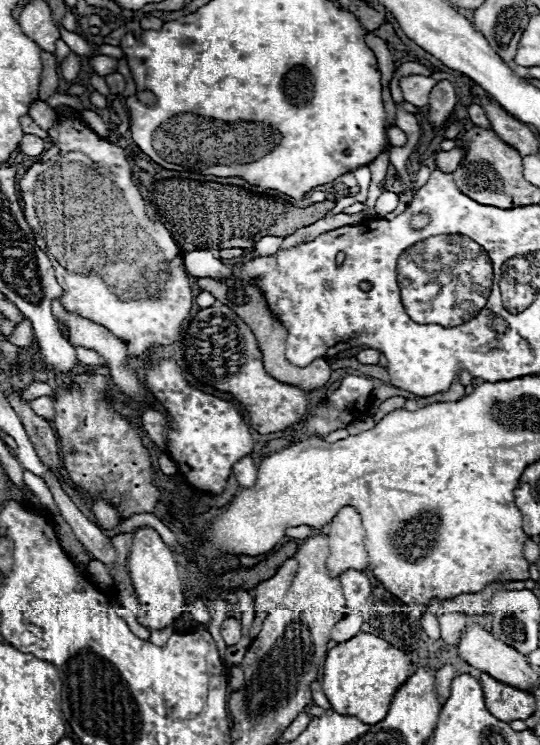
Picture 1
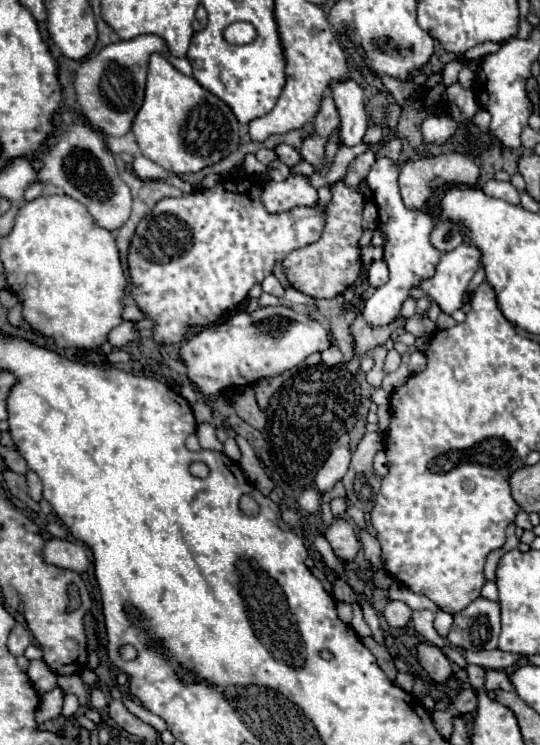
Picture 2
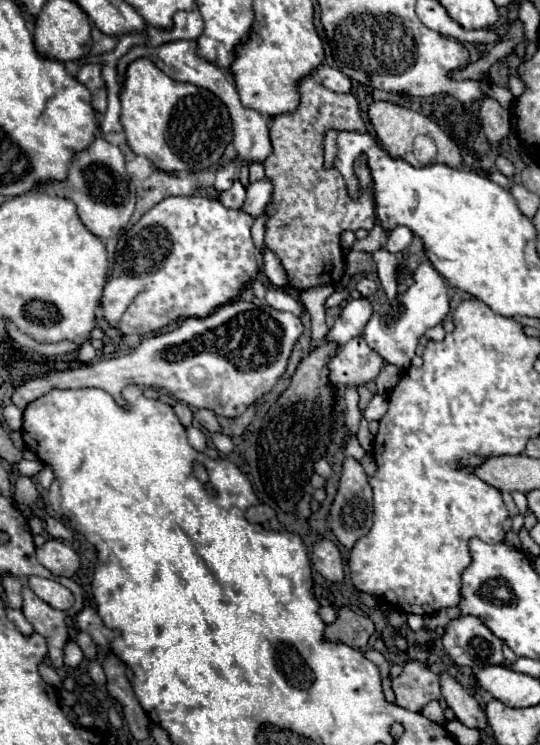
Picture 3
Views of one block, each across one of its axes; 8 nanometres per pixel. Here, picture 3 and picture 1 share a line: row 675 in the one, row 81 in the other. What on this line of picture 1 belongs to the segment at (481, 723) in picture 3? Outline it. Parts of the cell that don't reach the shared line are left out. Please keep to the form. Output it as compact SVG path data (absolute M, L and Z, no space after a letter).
M442 80L434 86L432 94L430 94L430 102L428 102L428 122L432 126L442 126L448 116L452 114L456 104L456 94L454 94L454 86L448 80Z

